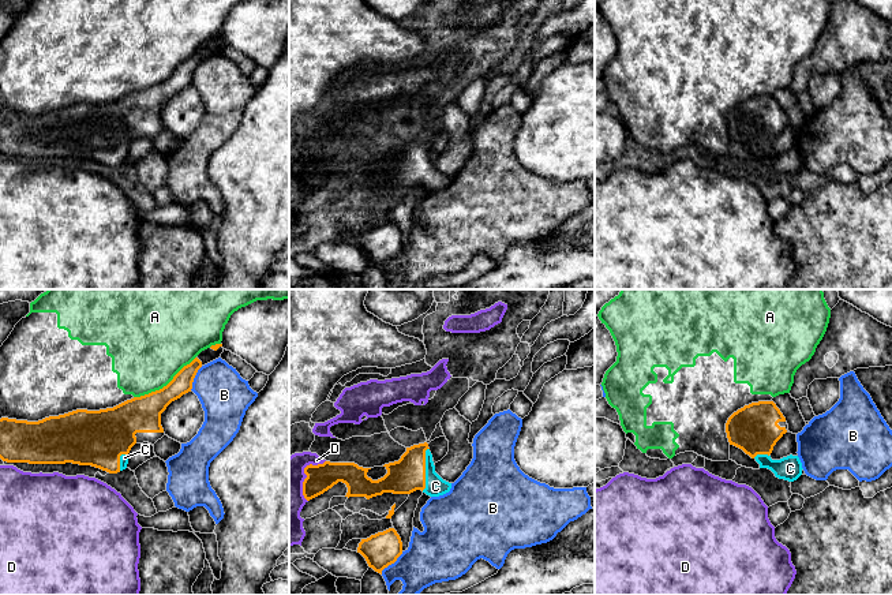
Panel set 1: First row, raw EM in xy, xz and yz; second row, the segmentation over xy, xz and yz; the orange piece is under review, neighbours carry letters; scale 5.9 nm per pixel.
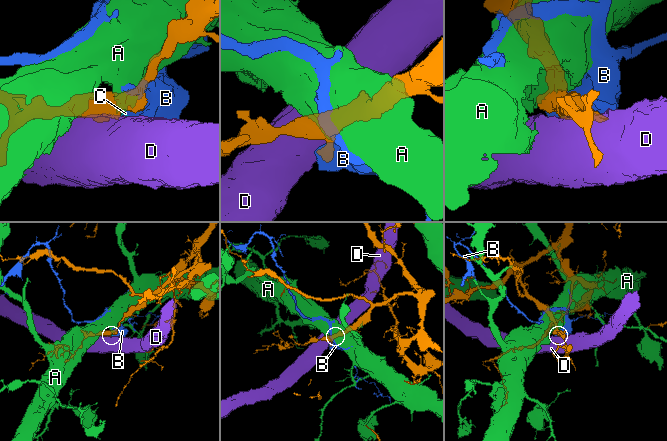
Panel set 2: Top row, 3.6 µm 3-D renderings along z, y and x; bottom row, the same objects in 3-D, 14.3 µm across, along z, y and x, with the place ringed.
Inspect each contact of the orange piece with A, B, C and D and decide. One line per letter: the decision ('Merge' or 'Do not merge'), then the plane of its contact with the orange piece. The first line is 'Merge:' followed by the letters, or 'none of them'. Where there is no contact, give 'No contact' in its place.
Merge: C
A: Do not merge. Touches orange in xy
B: Do not merge. Touches orange in xz
C: Merge. Touches orange in xz
D: Do not merge. Touches orange in xz

